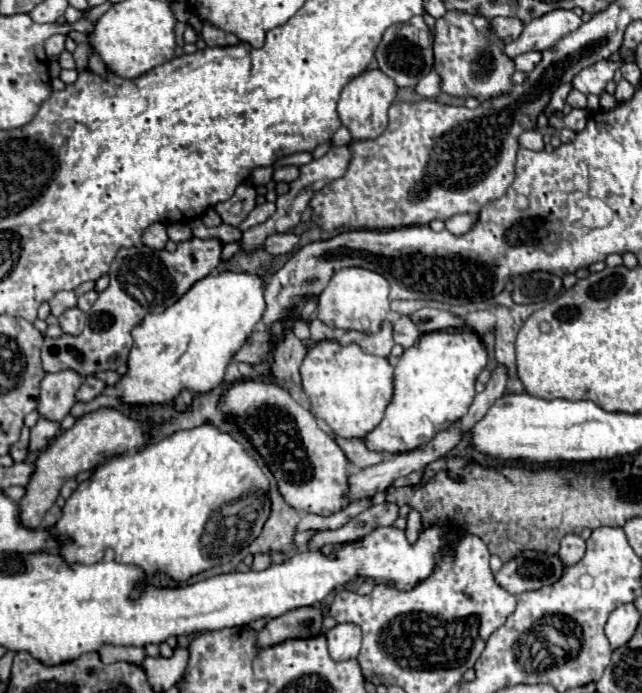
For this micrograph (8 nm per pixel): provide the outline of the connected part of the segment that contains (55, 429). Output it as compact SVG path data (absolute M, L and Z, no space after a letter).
M39 418L39 422L31 428L31 444L29 450L31 452L41 452L49 446L49 442L59 434L61 424L47 420L47 418Z

